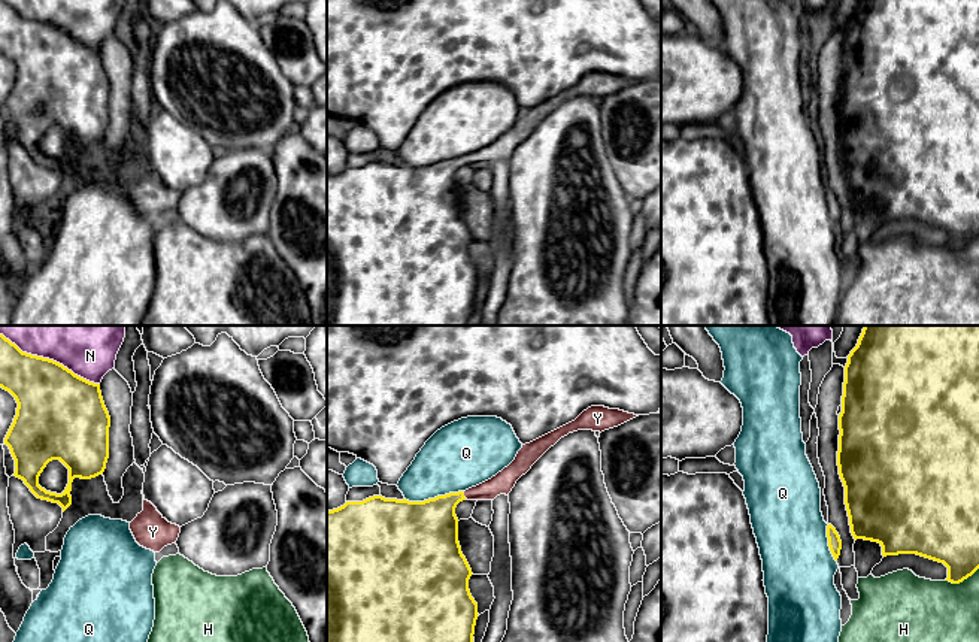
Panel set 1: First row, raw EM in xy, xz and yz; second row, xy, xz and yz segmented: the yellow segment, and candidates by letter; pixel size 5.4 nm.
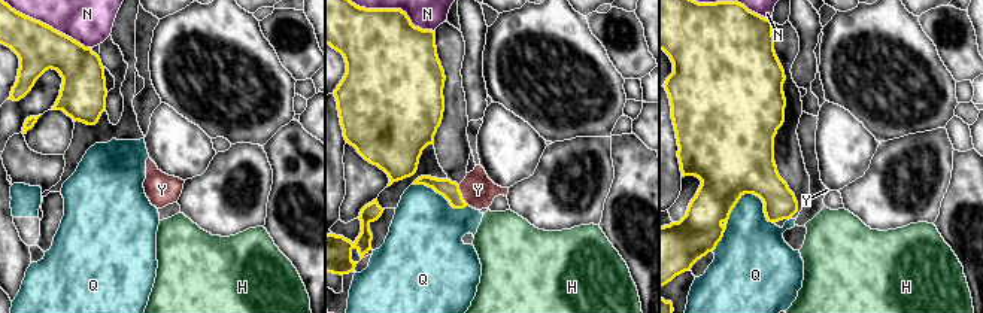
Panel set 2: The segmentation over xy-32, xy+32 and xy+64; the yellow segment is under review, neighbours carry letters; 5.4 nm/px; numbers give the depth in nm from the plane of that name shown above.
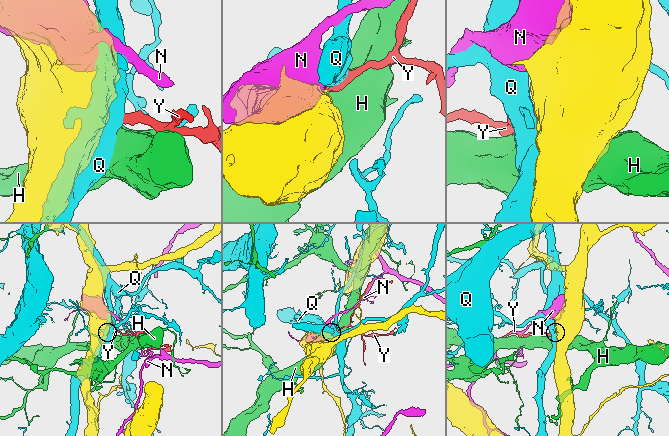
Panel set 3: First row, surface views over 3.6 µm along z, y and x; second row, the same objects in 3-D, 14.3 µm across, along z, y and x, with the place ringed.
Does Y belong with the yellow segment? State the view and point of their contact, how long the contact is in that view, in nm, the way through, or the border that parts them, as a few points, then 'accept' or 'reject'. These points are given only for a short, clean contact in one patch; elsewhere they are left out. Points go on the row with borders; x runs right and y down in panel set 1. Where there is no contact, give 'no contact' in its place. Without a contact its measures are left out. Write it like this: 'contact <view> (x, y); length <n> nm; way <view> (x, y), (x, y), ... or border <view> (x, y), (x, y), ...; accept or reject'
contact xz (463, 494); length 50 nm; way xz (430, 527), (463, 494), (485, 491), (503, 482); accept

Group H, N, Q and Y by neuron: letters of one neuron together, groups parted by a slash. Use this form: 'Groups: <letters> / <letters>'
Groups: H / N / Q / Y

